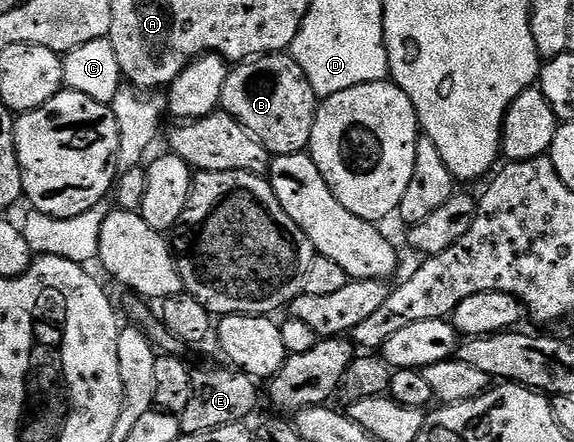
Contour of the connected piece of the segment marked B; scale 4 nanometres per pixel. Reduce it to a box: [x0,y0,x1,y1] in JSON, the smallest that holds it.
[221,52,320,156]

